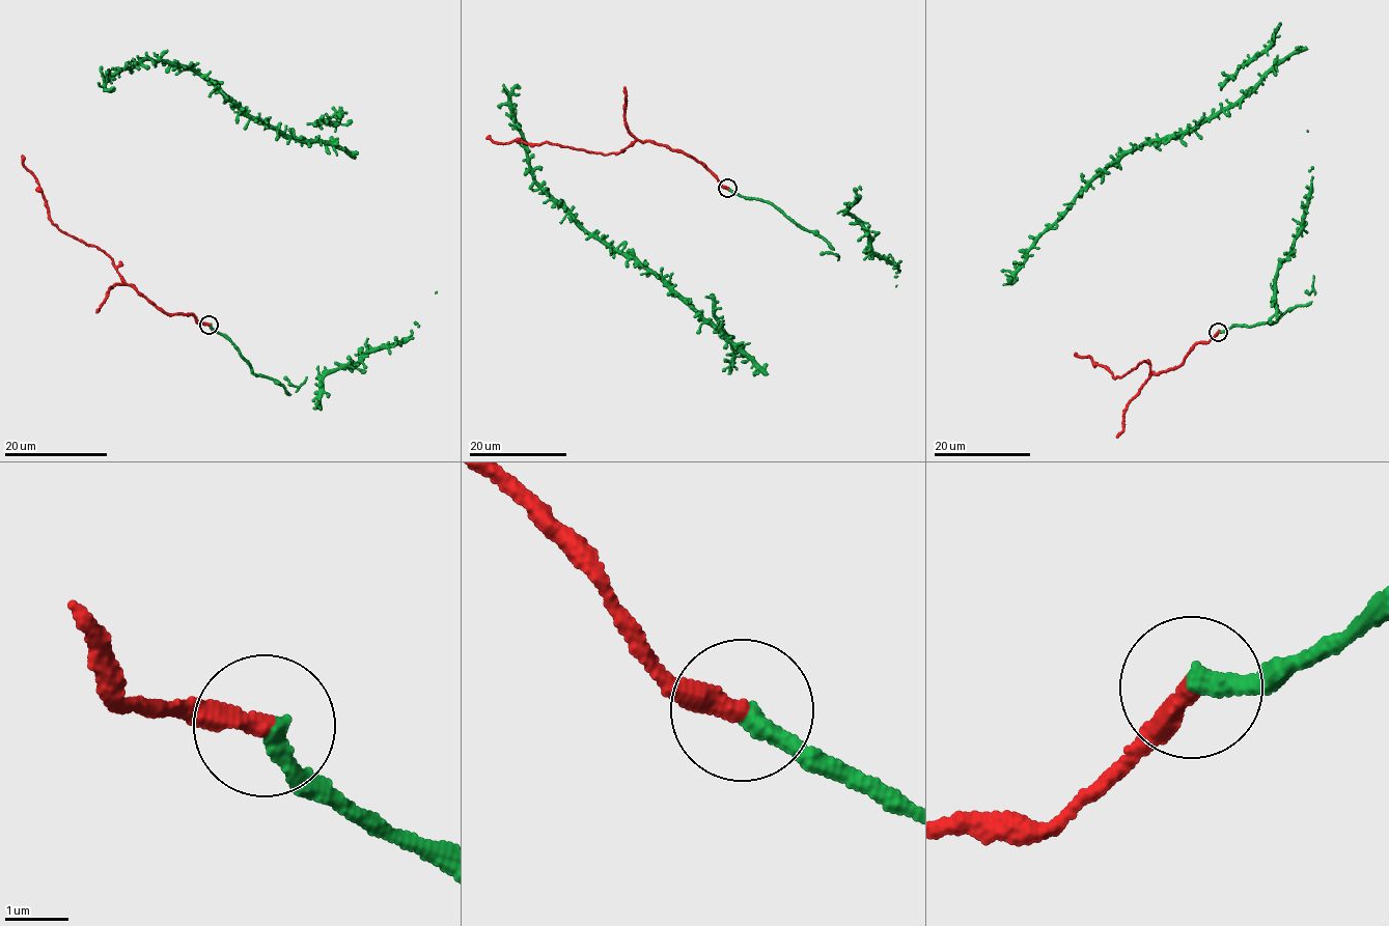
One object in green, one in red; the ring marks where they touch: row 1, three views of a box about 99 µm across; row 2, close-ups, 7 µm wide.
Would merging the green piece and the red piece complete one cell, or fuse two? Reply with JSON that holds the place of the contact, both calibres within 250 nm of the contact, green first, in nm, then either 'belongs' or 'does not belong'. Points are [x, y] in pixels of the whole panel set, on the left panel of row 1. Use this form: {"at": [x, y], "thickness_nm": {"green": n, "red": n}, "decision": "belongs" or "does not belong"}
{"at": [209, 325], "thickness_nm": {"green": 300, "red": 340}, "decision": "belongs"}

